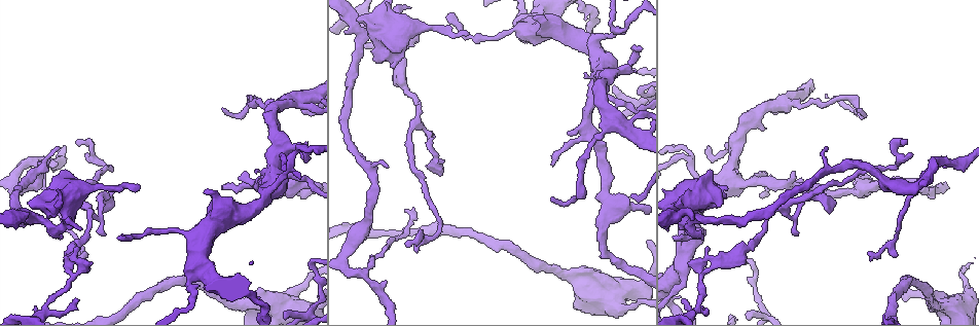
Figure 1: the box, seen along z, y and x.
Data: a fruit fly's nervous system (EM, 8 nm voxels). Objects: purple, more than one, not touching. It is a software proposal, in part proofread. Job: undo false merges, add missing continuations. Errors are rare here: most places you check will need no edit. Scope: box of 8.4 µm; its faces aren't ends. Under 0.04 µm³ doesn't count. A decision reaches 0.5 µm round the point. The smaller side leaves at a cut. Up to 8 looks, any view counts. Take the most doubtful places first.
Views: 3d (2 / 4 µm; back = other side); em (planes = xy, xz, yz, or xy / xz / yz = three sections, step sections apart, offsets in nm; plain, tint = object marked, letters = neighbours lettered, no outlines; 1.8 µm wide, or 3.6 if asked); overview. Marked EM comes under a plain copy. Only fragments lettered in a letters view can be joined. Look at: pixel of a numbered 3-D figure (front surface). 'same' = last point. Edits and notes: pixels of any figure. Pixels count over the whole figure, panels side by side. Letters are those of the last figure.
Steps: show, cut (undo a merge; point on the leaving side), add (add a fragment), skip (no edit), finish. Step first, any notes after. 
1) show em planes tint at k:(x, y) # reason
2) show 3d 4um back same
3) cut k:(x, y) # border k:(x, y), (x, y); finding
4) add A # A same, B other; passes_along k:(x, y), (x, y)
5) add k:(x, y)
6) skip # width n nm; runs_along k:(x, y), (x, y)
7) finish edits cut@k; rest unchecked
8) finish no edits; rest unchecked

show 3d 4um at 1:(711, 269) # thick turns thin

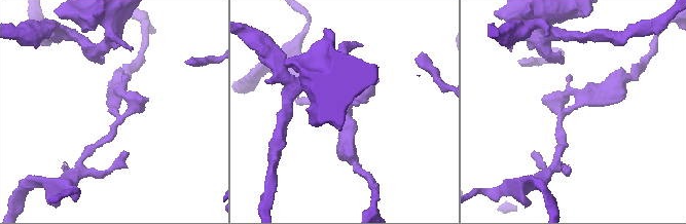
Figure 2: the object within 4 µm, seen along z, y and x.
show em yz step 16 letters at 2:(347, 111)

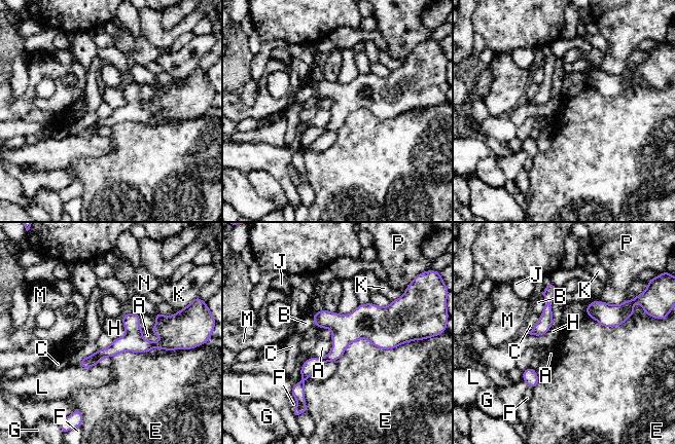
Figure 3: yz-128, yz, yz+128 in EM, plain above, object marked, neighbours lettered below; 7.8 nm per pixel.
skip # A other, B other, C other, E other, F other, G other, H other, J other, K other, L other, M other, N other, P other; runs_along 3:(399, 332), (353, 332), (299, 384); all the same neuron

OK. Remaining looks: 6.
show 3d 4um at 1:(740, 183) # looks like a crossing

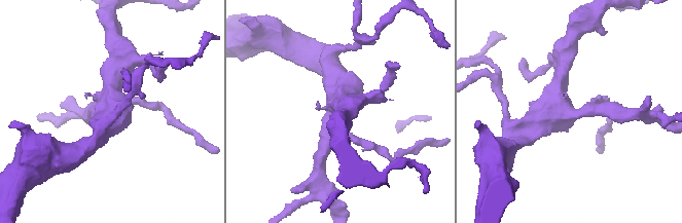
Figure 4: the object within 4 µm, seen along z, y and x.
show em 3.6um xy step 16 tint at 4:(569, 114) # arms 4

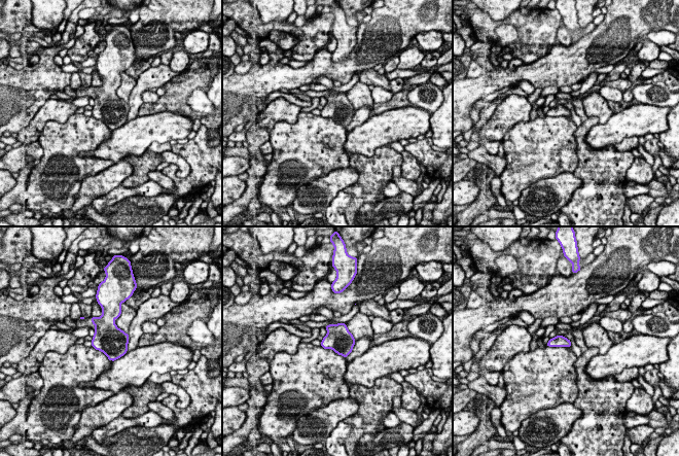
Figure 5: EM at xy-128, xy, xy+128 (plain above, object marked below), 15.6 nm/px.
show em 3.6um planes letters same # another direction

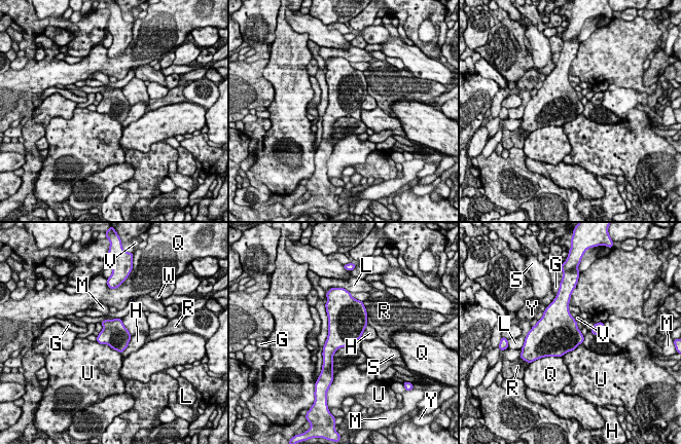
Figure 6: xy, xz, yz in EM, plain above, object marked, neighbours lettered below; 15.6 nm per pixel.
skip # width 400 nm; G other, H other, L other, M other, Q other, R other, S other, U other, V other, W other, Y other; border 6:(96, 341), (108, 344), (120, 354); all the same neuron

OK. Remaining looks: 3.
show em xy step 8 tint at 1:(407, 246) # end of a long branch

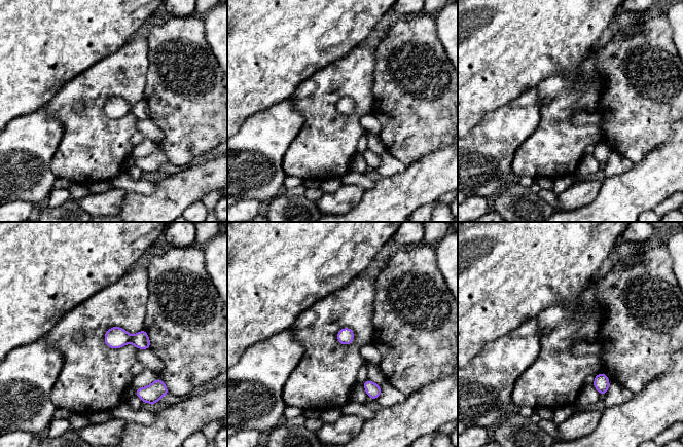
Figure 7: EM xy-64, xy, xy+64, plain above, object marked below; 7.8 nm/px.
show em planes letters same

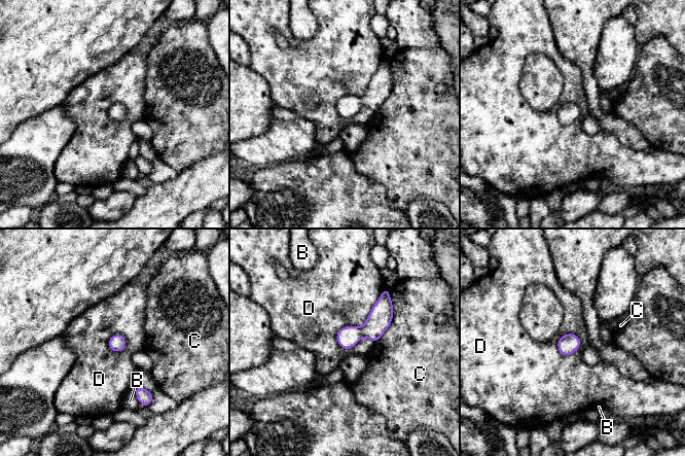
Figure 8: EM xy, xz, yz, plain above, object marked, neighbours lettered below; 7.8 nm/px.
skip # width 130 nm; B other, C other, D other; border 8:(385, 288), (337, 331), (345, 350); no lettered fragment goes on from it

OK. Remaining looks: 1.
finish no edits; rest unchecked

